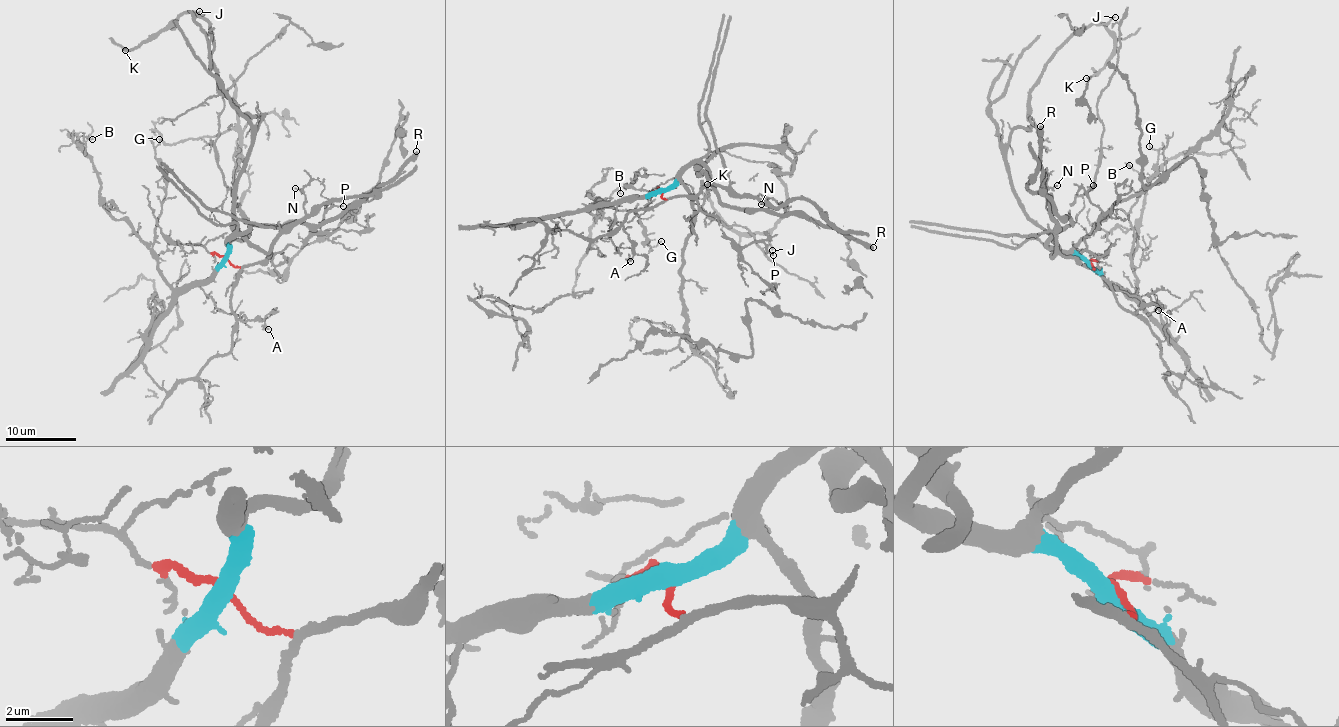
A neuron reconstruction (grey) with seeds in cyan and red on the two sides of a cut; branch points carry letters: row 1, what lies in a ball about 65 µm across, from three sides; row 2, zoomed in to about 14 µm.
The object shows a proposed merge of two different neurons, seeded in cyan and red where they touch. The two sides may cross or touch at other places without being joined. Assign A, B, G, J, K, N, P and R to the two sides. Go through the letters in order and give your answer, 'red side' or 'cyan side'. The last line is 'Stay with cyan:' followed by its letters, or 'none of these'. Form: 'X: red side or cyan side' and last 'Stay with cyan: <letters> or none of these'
A: red side
B: cyan side
G: cyan side
J: red side
K: red side
N: red side
P: red side
R: cyan side
Stay with cyan: B, G, R

